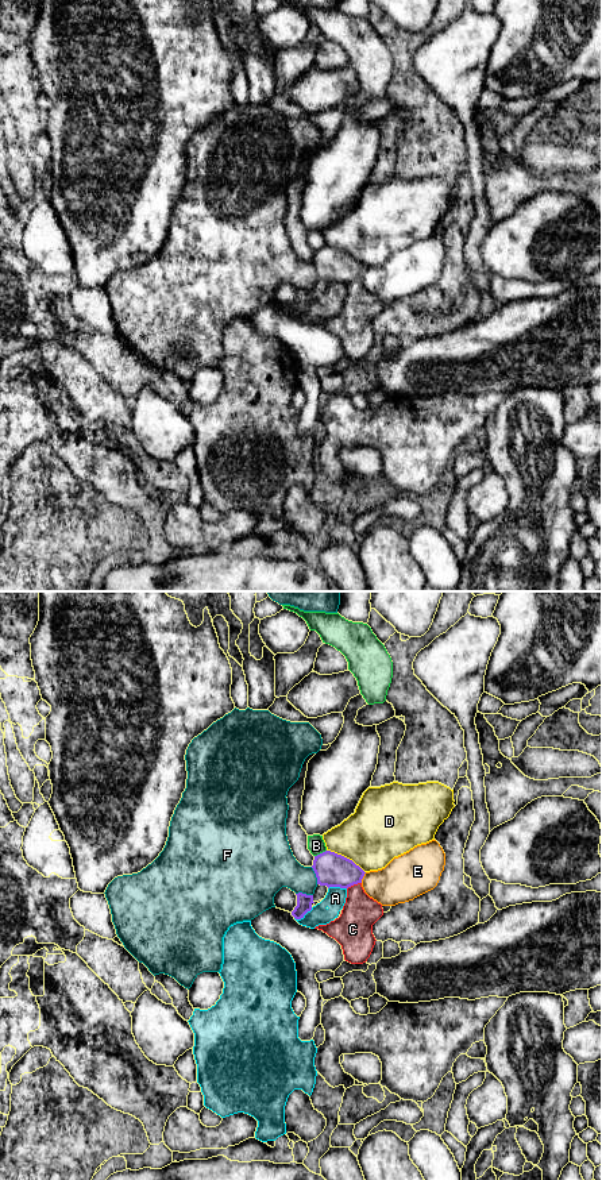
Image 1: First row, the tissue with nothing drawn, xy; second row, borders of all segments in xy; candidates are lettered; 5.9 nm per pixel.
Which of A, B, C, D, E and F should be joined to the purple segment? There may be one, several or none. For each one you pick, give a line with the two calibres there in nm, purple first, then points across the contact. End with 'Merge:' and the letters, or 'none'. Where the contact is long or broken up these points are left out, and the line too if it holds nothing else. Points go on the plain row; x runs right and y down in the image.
Merge: none

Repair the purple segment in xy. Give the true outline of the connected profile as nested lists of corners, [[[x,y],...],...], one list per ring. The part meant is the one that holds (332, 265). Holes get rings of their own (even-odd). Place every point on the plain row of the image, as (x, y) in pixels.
[[[325,246],[314,251],[312,261],[317,279],[329,282],[348,284],[354,279],[362,278],[364,266],[352,255]]]

